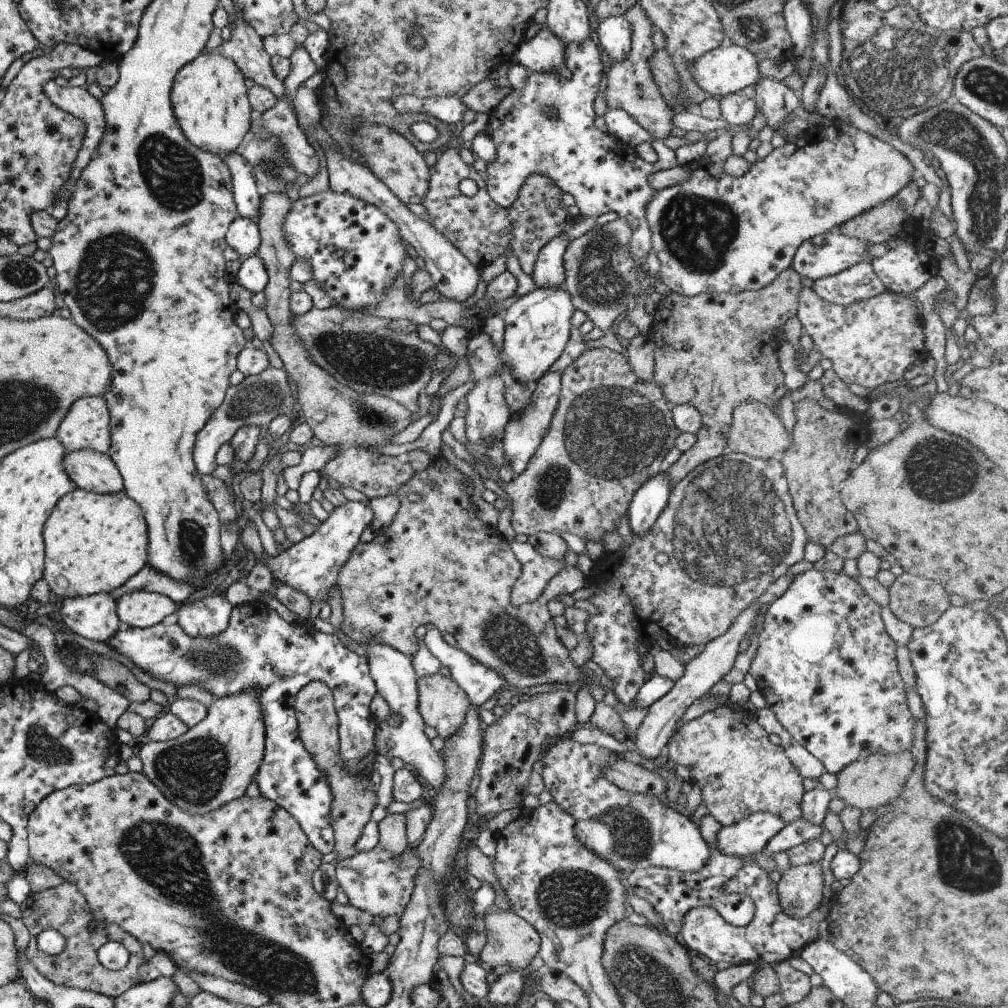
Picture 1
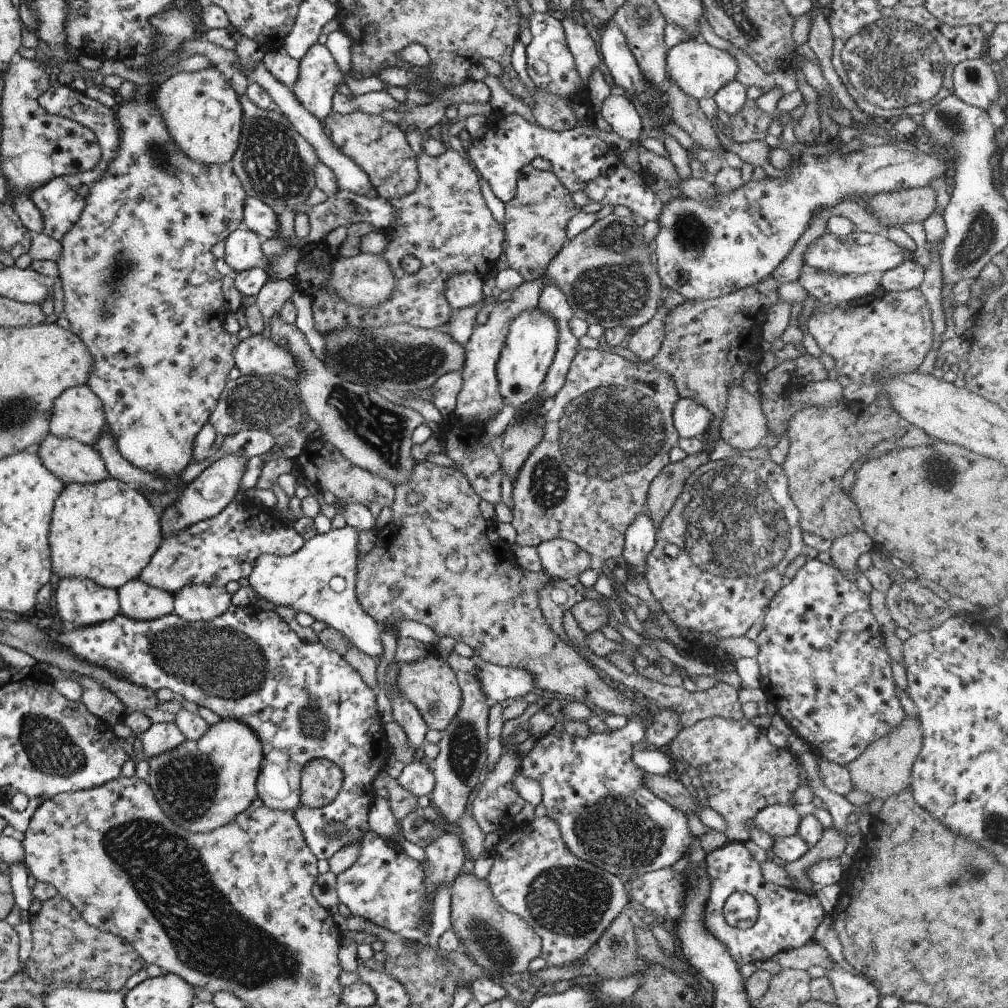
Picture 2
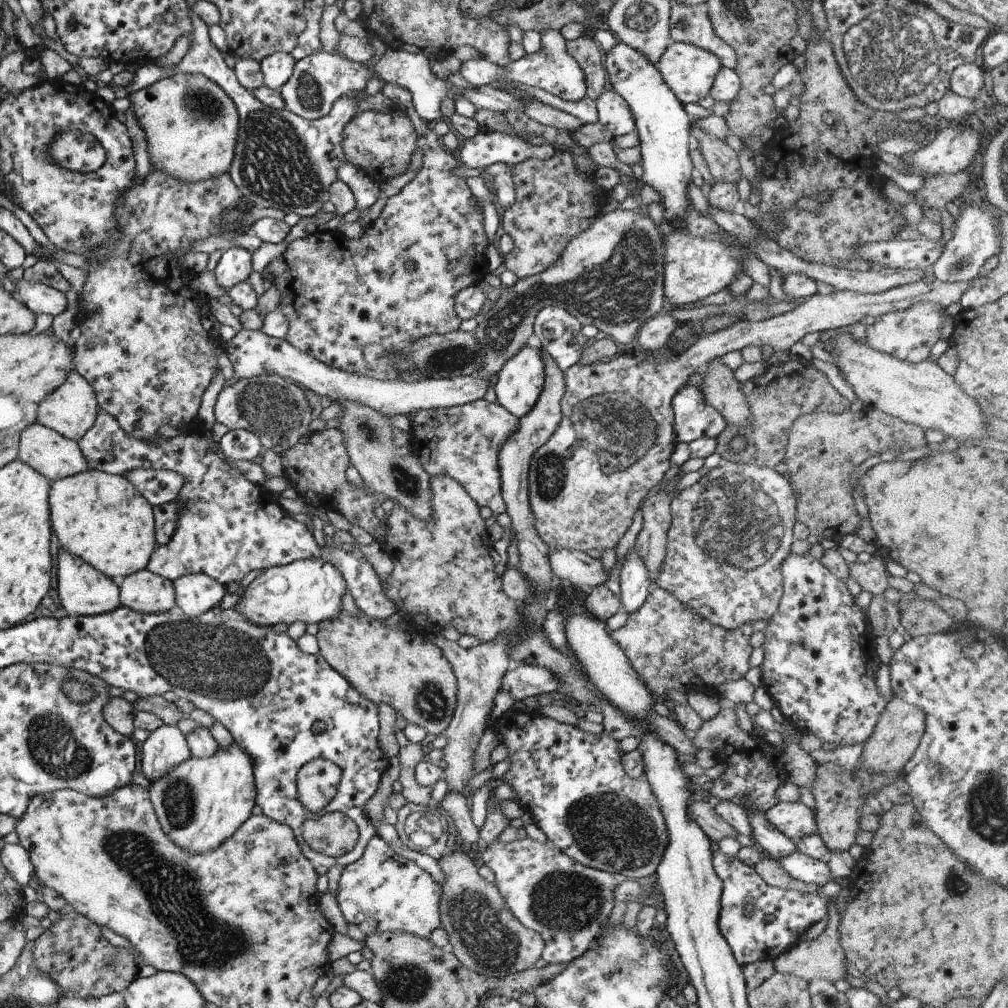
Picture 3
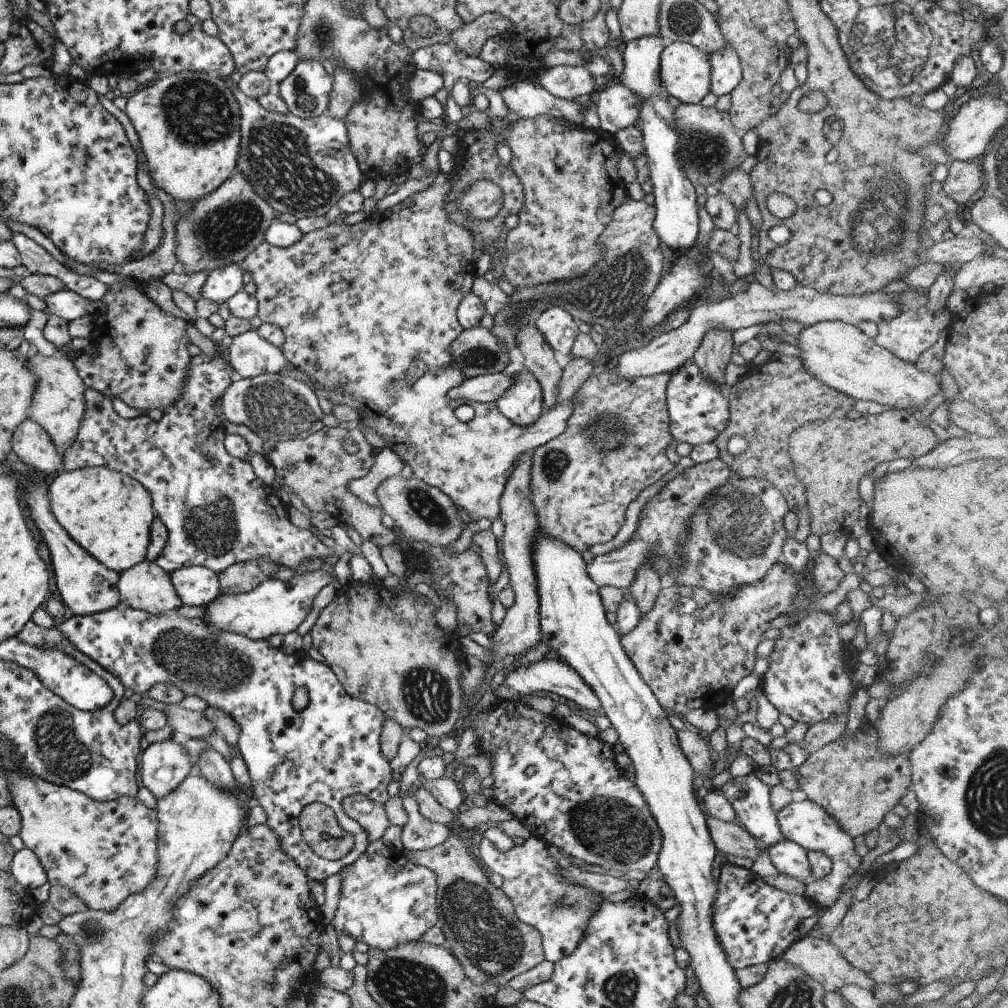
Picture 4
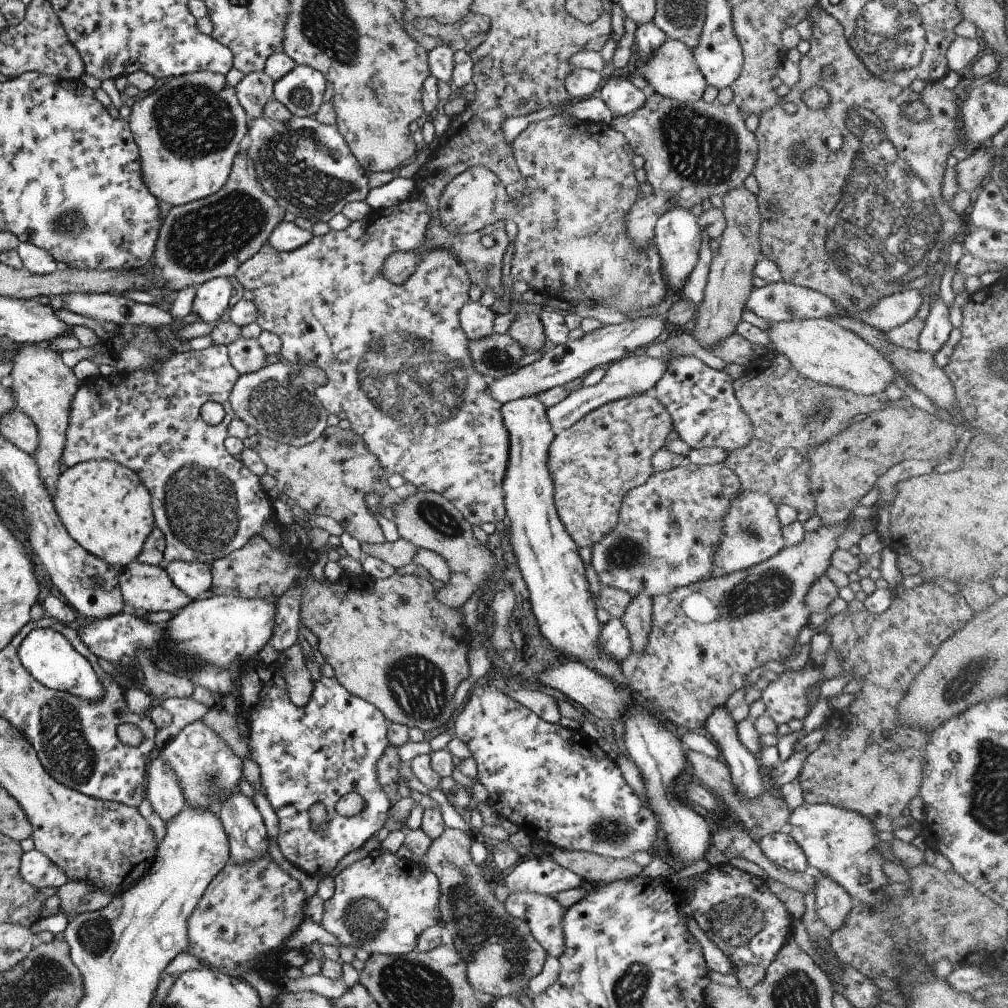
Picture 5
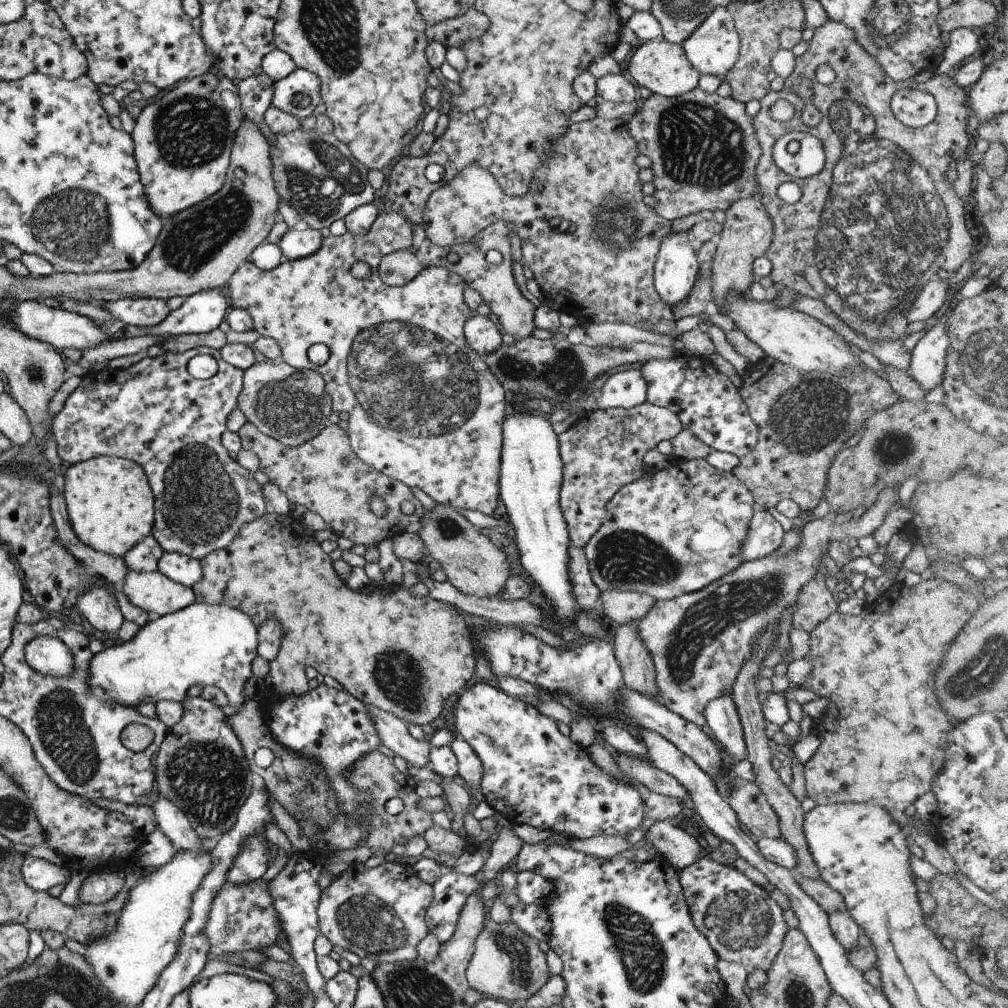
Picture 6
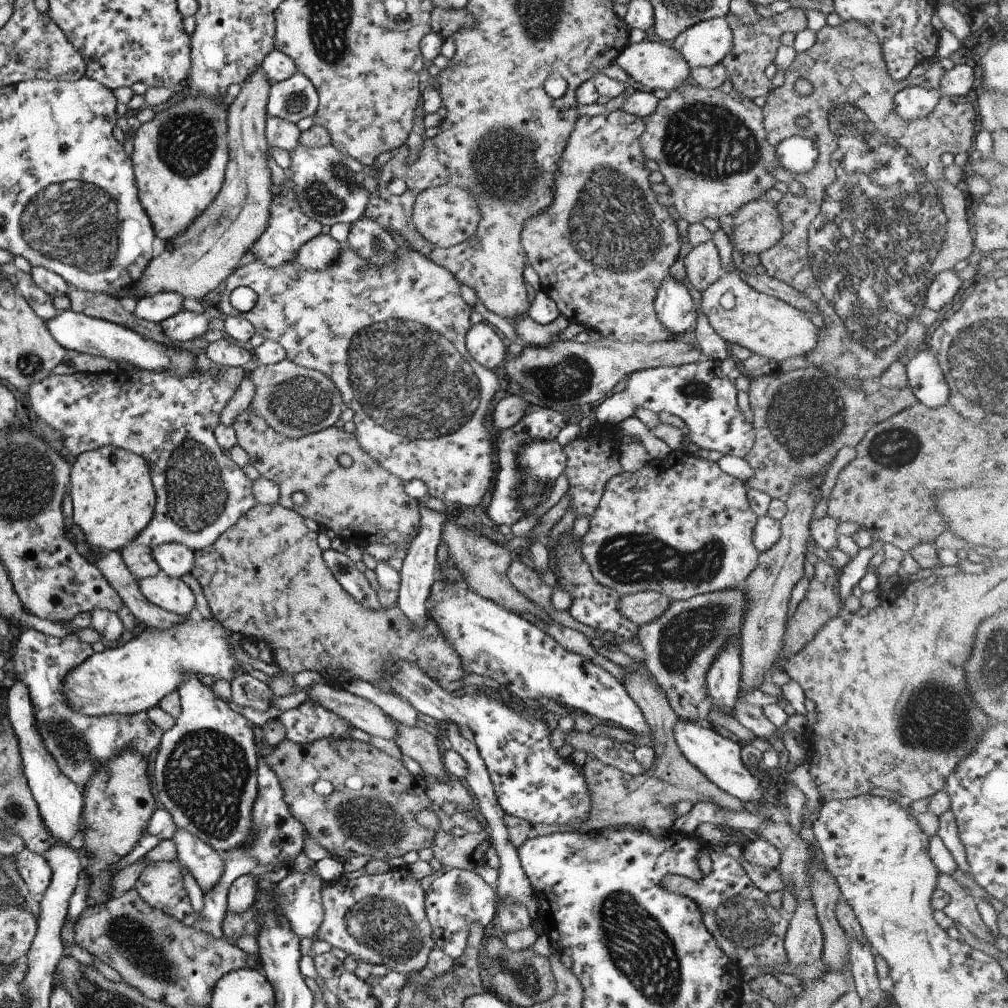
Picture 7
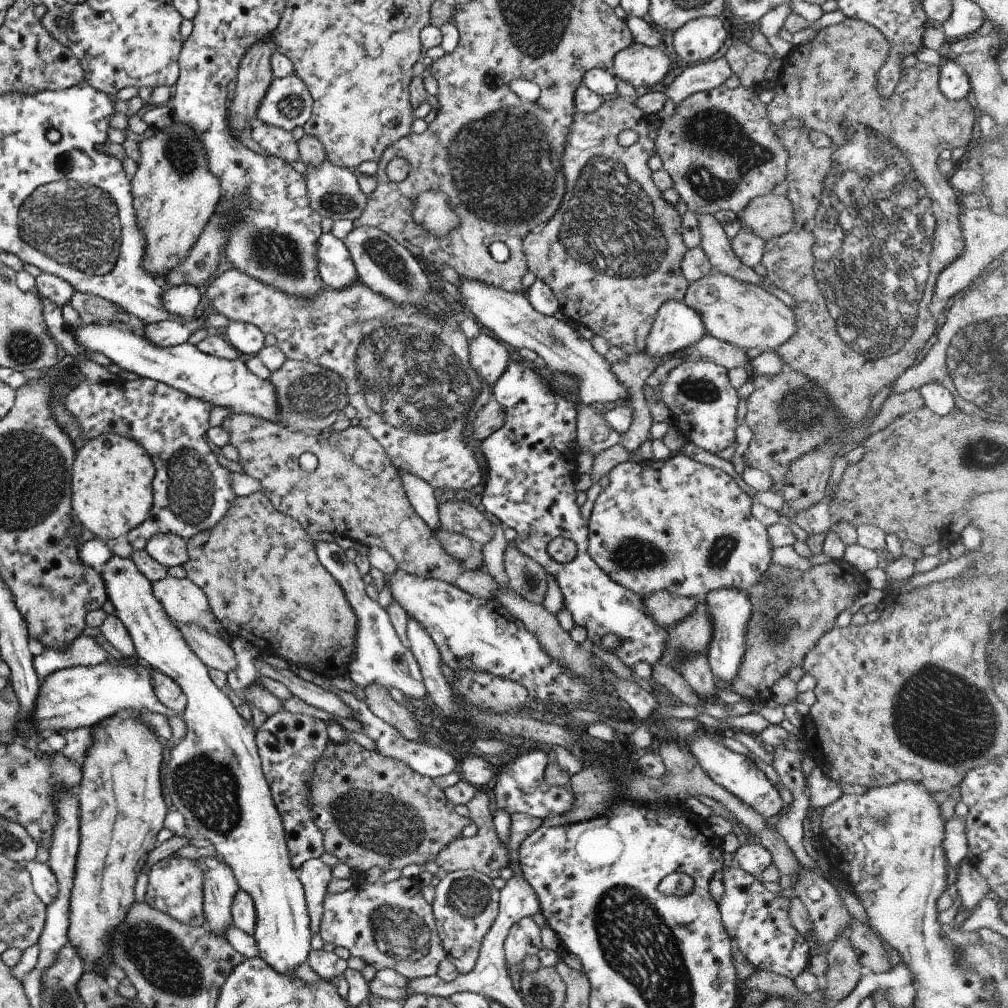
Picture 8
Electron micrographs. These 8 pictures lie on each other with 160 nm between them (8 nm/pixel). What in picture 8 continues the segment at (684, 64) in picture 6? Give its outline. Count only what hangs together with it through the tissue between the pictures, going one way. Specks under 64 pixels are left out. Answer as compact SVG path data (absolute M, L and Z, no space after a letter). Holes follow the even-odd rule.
M632 42L614 54L611 68L615 79L636 88L653 86L659 80L666 81L670 76L671 61L663 53L662 47Z

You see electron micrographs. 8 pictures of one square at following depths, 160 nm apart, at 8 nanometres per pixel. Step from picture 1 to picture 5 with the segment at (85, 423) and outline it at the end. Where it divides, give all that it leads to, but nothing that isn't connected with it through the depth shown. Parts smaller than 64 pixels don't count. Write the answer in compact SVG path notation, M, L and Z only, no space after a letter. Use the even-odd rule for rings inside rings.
M19 345L10 360L6 385L12 392L14 406L28 416L36 426L38 443L33 453L39 478L50 498L54 495L59 476L59 460L65 442L65 431L70 416L70 404L79 381L61 361L60 353L49 345Z

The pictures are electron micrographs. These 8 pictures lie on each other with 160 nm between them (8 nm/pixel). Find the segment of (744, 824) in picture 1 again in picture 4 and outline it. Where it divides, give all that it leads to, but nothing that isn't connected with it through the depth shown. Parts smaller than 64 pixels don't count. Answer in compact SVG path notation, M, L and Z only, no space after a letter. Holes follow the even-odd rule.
M810 800L790 802L776 812L776 821L785 839L801 846L806 851L817 851L827 855L832 862L828 876L824 879L811 880L804 890L804 898L817 906L819 912L827 910L837 899L840 889L850 880L859 868L861 858L853 849L852 838L844 832L838 822L830 817L818 804Z

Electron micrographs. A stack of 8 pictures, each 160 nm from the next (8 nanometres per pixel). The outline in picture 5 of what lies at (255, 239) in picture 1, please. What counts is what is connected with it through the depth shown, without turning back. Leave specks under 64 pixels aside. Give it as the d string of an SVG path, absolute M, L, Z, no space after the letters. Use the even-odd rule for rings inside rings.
M217 277L195 286L190 312L197 314L199 321L215 324L230 306L233 282L233 279Z

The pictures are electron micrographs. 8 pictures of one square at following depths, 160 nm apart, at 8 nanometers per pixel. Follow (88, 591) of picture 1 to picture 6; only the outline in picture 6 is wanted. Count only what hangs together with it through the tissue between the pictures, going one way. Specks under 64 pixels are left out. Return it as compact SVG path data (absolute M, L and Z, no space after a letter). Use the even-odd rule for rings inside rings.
M111 455L93 457L70 465L62 475L69 522L83 544L122 557L150 534L154 523L154 494L146 474L136 462Z

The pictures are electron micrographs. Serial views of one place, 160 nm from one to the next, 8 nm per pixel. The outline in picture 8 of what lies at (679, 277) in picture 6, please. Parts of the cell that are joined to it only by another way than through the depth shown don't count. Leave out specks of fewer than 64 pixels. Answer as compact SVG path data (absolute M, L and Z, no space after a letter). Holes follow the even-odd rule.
M667 301L655 314L644 353L653 361L663 361L696 343L705 334L699 315L684 301Z

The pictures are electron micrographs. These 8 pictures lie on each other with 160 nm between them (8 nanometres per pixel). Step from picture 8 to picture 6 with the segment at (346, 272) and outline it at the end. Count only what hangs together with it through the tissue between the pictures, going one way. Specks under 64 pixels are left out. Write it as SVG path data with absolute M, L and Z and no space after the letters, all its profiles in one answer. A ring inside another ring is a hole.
M288 228L279 238L276 245L279 247L283 259L294 261L312 255L319 250L322 237L319 231L315 229L307 229L303 231L295 231Z

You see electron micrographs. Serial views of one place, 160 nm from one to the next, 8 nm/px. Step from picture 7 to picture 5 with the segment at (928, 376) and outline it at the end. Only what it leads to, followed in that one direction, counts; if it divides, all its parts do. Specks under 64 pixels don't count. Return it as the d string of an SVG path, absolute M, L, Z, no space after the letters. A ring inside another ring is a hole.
M939 298L929 307L922 332L917 337L920 351L933 355L945 344L947 335L952 329L947 309Z

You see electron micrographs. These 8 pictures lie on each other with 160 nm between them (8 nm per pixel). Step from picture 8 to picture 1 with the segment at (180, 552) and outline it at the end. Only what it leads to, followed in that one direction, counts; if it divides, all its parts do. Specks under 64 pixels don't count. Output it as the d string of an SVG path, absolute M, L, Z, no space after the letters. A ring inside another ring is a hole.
M219 594L178 604L172 620L189 638L215 638L227 627L232 606Z

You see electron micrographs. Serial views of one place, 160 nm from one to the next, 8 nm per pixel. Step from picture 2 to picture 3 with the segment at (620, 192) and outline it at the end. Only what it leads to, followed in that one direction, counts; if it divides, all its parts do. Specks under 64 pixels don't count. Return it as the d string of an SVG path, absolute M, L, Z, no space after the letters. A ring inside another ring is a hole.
M479 129L473 137L461 139L457 152L460 165L481 168L494 162L504 162L512 168L526 158L548 156L550 151L541 145L530 145L512 134Z

